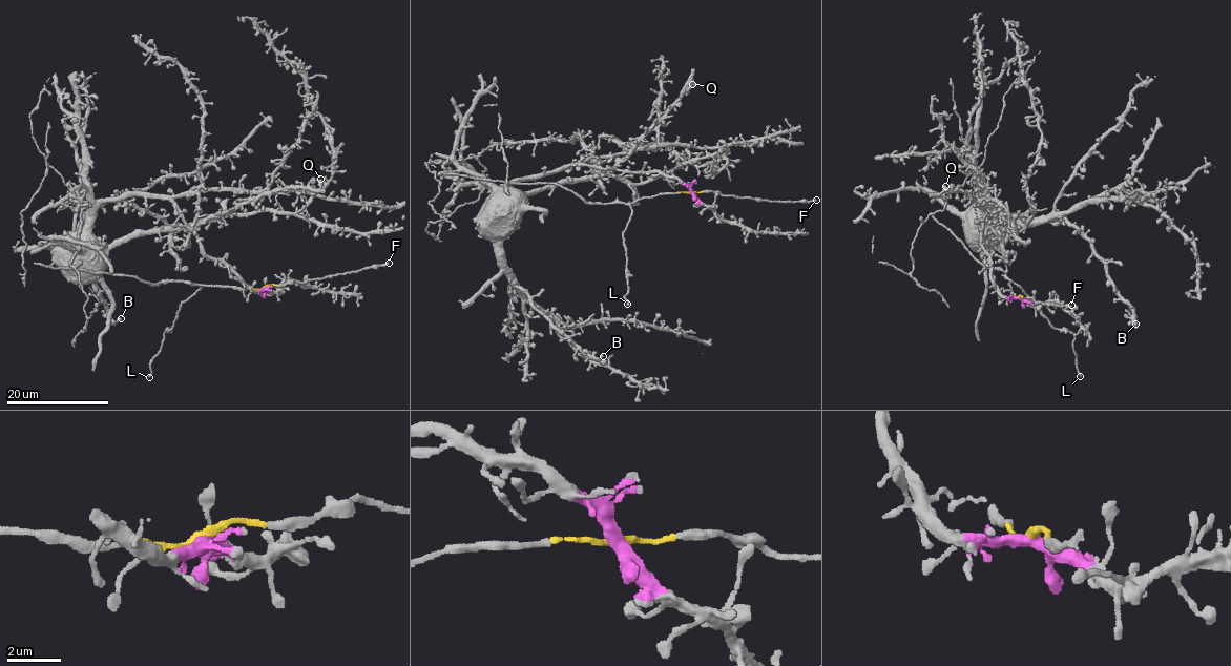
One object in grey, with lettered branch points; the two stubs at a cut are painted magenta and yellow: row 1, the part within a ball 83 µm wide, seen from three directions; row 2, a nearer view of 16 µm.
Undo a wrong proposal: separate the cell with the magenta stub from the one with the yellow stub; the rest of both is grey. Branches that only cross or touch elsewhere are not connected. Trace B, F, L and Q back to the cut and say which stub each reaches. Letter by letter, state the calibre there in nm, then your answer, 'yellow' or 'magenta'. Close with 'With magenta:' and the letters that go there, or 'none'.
B: 320 nm | magenta
F: 220 nm | yellow
L: 190 nm | yellow
Q: 480 nm | magenta
With magenta: B, Q

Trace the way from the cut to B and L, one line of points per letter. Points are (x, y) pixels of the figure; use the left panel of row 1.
B: (265, 288), (209, 258), (167, 199), (119, 198), (67, 244), (77, 235), (97, 296), (121, 319)
L: (265, 288), (202, 285), (182, 303), (174, 326), (167, 329), (148, 377)

